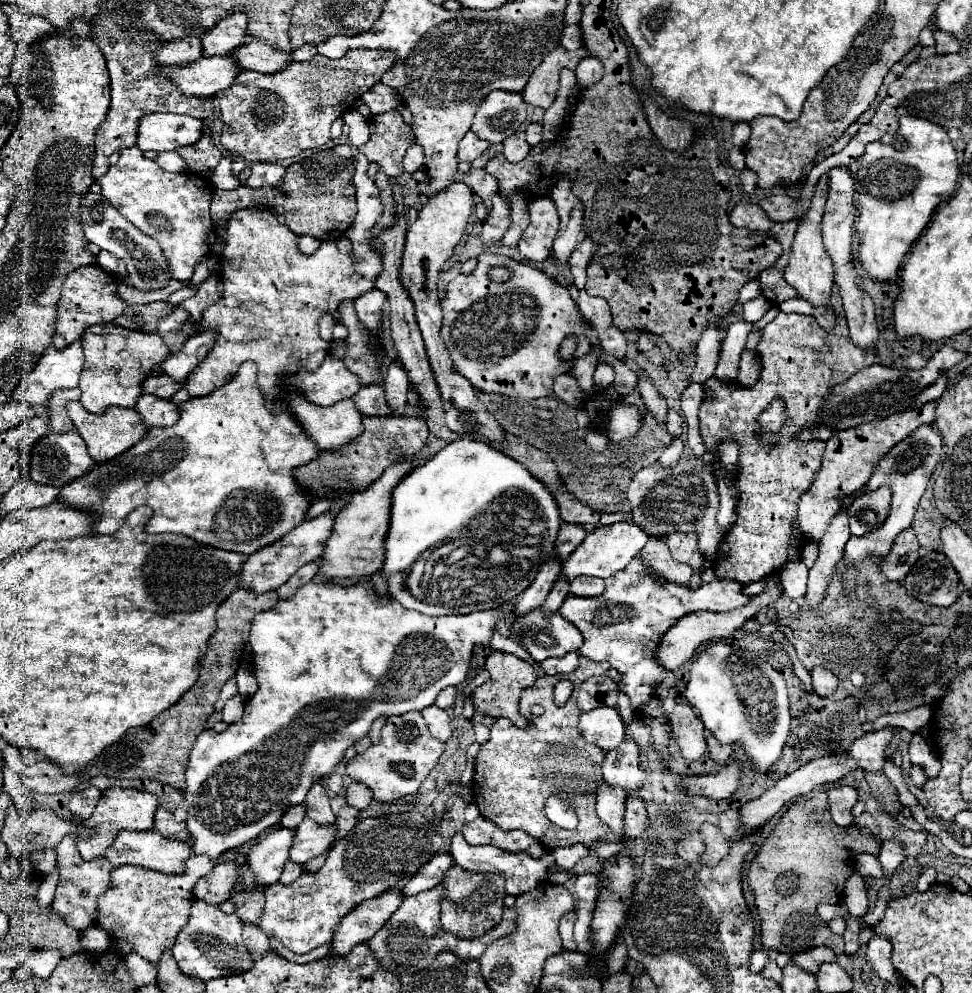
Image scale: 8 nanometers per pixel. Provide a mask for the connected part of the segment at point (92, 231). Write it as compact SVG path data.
M86 193L82 199L82 227L90 243L98 245L104 251L110 251L114 257L126 261L128 277L132 279L134 287L140 291L156 291L164 289L170 281L168 261L160 253L160 245L140 229L136 229L126 217L122 217L104 195L100 193Z

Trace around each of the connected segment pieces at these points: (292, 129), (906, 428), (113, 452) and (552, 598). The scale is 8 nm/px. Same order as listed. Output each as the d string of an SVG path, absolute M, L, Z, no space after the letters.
M354 49L348 51L342 59L328 59L324 55L316 55L312 61L304 63L290 63L280 73L256 73L256 71L242 71L238 73L232 87L218 93L220 103L220 119L224 123L222 129L222 145L228 153L240 155L250 163L272 163L278 159L288 159L298 155L304 149L316 149L330 141L330 125L334 119L342 117L354 103L380 81L380 77L392 69L396 63L396 53L392 51L368 51L368 49Z
M930 401L926 405L894 413L892 417L886 417L880 421L870 421L870 423L862 423L846 431L832 433L832 437L826 441L826 451L822 455L822 467L816 473L816 479L812 481L808 493L804 493L804 497L800 497L798 501L798 525L800 525L802 535L808 541L818 543L830 519L838 513L842 501L868 481L880 457L884 457L884 453L888 453L896 443L906 439L916 427L932 425L934 409L936 409L936 403Z
M70 401L66 405L68 409L68 415L70 419L74 421L76 425L76 431L82 435L82 439L86 441L88 445L88 453L94 457L96 463L104 463L104 461L110 461L114 457L118 457L120 453L128 451L132 445L136 445L146 433L148 433L148 427L142 425L142 417L138 411L134 409L108 409L106 413L102 415L92 415L88 413L78 401Z
M558 577L558 581L554 583L554 587L552 587L552 591L550 591L548 599L546 599L546 601L544 601L544 605L542 605L542 609L544 609L544 613L546 613L546 615L550 615L552 611L560 609L560 605L564 603L564 599L566 599L566 595L568 595L568 589L570 589L568 579Z

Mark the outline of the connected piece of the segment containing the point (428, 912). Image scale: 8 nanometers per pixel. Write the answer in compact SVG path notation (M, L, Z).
M440 887L406 897L404 903L400 905L400 909L388 919L388 923L368 941L368 947L380 959L384 969L388 969L396 975L416 973L420 969L426 969L442 949L452 949L462 959L478 959L492 941L496 941L504 935L510 935L512 929L516 927L516 907L514 907L516 897L506 895L502 921L498 925L494 925L490 931L486 931L484 935L474 937L474 939L462 939L458 935L452 935L440 925L440 905L442 905L444 897L446 897L446 893Z

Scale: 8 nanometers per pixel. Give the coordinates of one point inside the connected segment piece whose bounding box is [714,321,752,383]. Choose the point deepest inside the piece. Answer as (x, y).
(733, 345)

